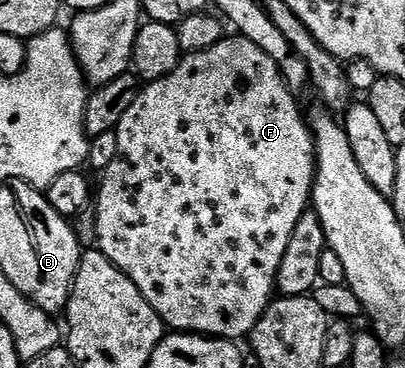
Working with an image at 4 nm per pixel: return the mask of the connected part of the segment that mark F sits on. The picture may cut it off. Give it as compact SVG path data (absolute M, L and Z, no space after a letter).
M230 34L220 42L216 42L216 46L212 46L208 50L200 50L199 52L183 55L182 61L176 66L176 70L172 70L172 74L168 74L164 78L149 81L143 87L142 91L139 92L136 102L132 102L132 106L128 109L128 114L124 114L124 118L120 118L116 129L118 133L119 155L112 162L112 166L108 166L105 172L101 173L100 180L102 180L102 185L99 188L97 185L96 188L96 215L98 221L93 229L96 235L98 235L96 248L97 251L103 252L124 275L132 278L132 282L136 282L136 290L140 290L140 294L144 294L148 306L152 306L152 310L156 310L156 314L162 316L162 323L166 325L167 329L173 330L178 334L197 334L200 336L212 336L215 340L238 342L241 341L241 336L242 339L249 337L250 331L256 326L256 322L264 314L264 310L270 305L270 301L275 299L280 262L288 250L288 242L292 242L292 234L296 230L300 218L311 207L314 195L314 170L316 167L314 134L310 130L307 117L304 115L304 112L302 116L302 112L298 109L298 104L294 100L297 100L295 93L291 92L290 87L284 82L284 78L280 74L276 62L272 62L272 58L268 58L268 54L264 54L264 50L260 50L260 46L256 46L256 42L248 42L248 38L237 34Z

